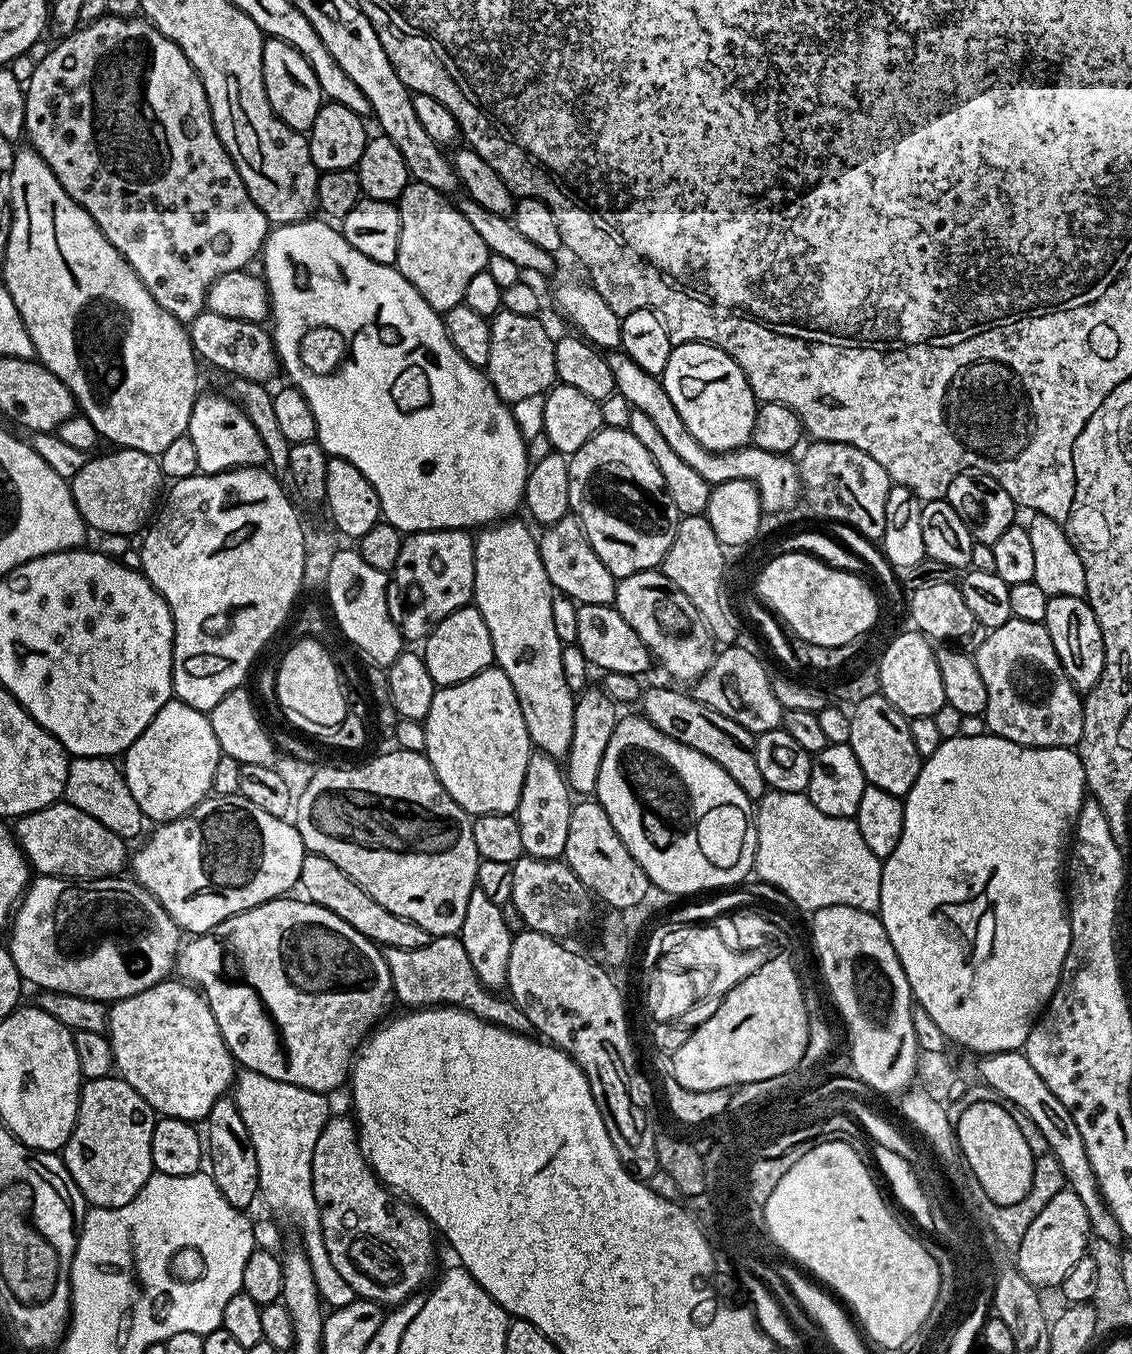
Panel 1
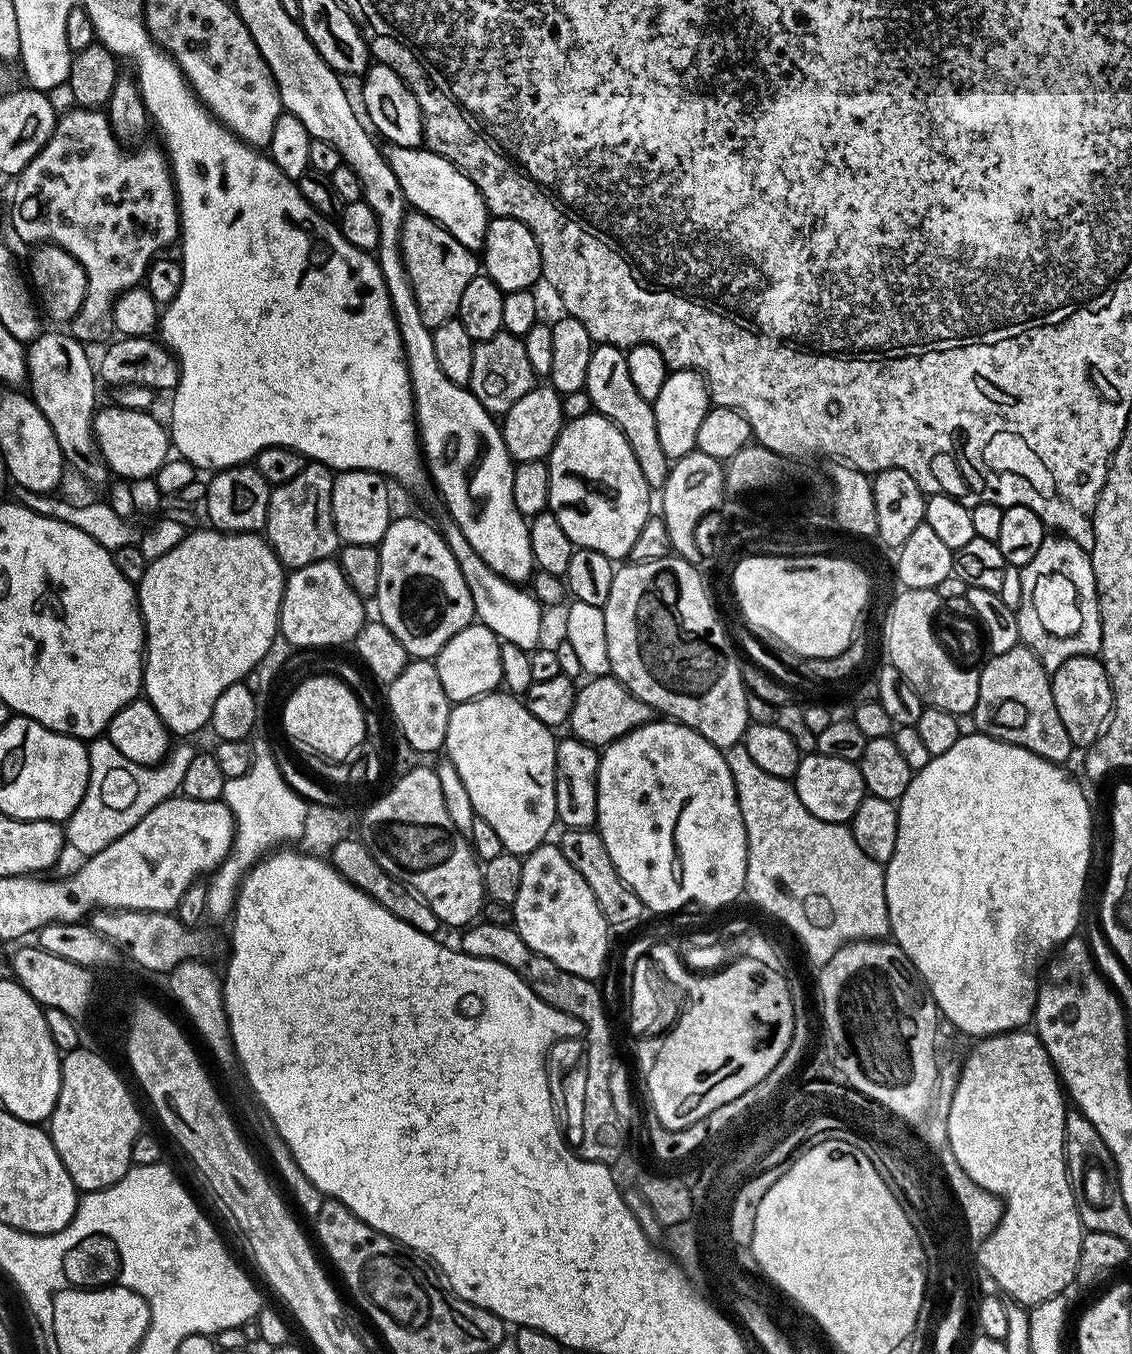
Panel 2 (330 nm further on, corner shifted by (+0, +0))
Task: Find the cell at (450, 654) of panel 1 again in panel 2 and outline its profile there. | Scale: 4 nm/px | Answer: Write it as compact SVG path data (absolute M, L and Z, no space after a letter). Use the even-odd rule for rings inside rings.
M473 622L458 630L458 634L454 634L454 638L450 638L446 646L442 646L434 663L438 670L438 679L442 681L442 690L446 690L449 700L473 700L501 687L504 679L500 657L501 643L485 624Z

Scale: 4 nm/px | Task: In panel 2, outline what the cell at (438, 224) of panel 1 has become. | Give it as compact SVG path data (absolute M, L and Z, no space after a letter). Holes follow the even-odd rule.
M415 210L409 211L402 222L400 249L414 298L418 298L418 310L422 310L422 322L433 329L453 319L466 285L478 275L477 253L462 246L438 221Z

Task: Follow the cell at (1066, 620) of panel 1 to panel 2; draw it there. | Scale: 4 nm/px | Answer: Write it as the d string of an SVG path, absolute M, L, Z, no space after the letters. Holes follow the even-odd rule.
M1075 656L1051 673L1054 690L1054 706L1058 706L1058 715L1070 742L1080 750L1091 748L1092 743L1103 734L1112 719L1112 687L1110 678L1104 669L1104 661L1091 656Z

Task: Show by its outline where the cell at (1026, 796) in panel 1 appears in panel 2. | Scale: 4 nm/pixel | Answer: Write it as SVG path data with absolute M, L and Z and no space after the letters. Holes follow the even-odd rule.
M977 734L975 736L960 736L946 754L938 754L932 757L926 767L921 772L915 773L906 790L906 794L898 802L898 842L894 842L894 854L888 860L884 868L884 881L886 882L886 906L888 907L888 917L890 918L890 936L896 945L908 955L908 960L921 981L926 985L941 1017L944 1016L960 1032L965 1032L971 1038L983 1038L985 1036L997 1036L999 1032L1014 1032L1025 1027L1024 1024L1033 1019L1036 1011L1036 993L1038 991L1038 981L1042 976L1042 969L1046 961L1055 953L1064 941L1071 936L1077 935L1080 924L1080 907L1084 904L1084 883L1088 880L1088 863L1092 860L1092 808L1088 805L1088 800L1084 797L1084 792L1080 789L1080 784L1068 773L1067 767L1051 764L1046 758L1026 750L1022 746L1014 746L1010 742L996 740L992 736Z

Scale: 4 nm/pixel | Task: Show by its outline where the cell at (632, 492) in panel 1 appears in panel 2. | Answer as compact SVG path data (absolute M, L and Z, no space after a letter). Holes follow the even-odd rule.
M599 414L567 421L554 442L552 453L546 457L546 463L550 470L548 511L554 514L554 518L558 518L558 526L566 530L566 538L570 538L576 548L598 550L598 554L613 562L627 558L630 546L634 546L654 504L648 501L648 483L646 478L642 478L638 458L634 458L634 450L630 450L630 442L626 442L622 430Z

